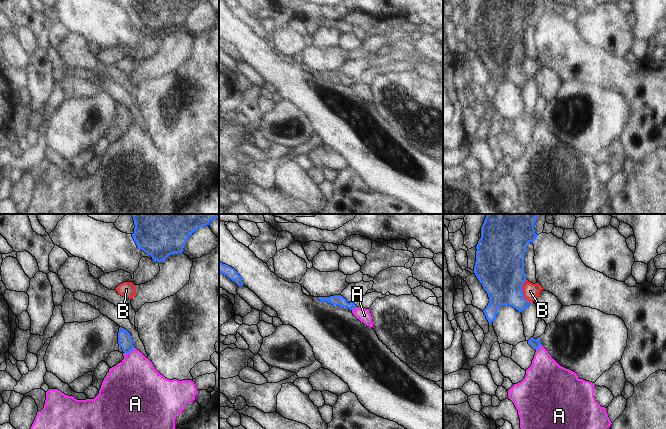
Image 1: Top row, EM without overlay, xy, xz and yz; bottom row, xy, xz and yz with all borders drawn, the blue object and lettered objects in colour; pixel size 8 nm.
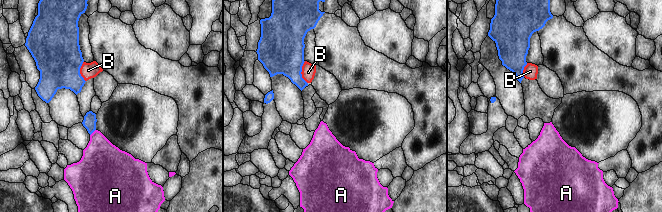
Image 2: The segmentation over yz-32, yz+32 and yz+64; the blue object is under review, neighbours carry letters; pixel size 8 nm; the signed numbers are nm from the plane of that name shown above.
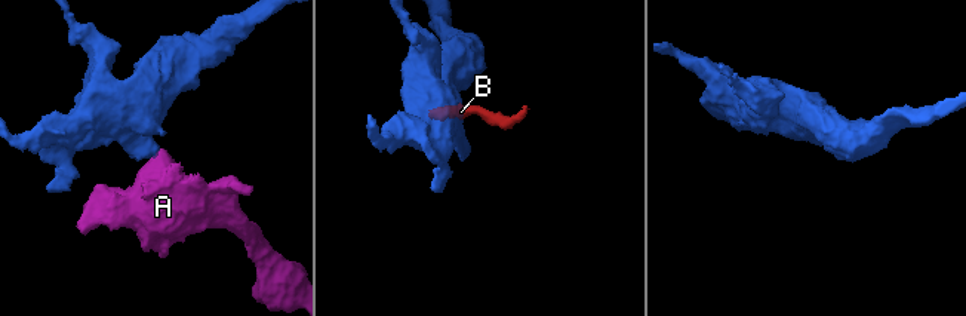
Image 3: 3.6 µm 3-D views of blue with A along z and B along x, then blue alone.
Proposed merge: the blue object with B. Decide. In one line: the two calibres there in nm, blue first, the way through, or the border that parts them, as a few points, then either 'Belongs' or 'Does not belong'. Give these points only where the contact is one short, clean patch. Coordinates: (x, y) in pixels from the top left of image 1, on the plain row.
Thickness 380 nm (blue) against 130 nm. Boundary: yz (526, 55), (522, 62), (522, 70), (530, 77). Does not belong

